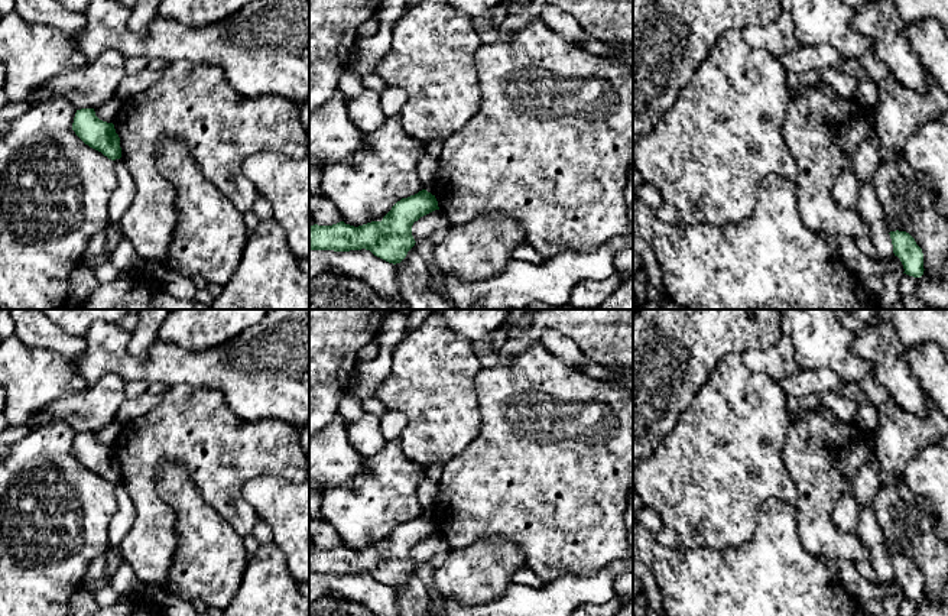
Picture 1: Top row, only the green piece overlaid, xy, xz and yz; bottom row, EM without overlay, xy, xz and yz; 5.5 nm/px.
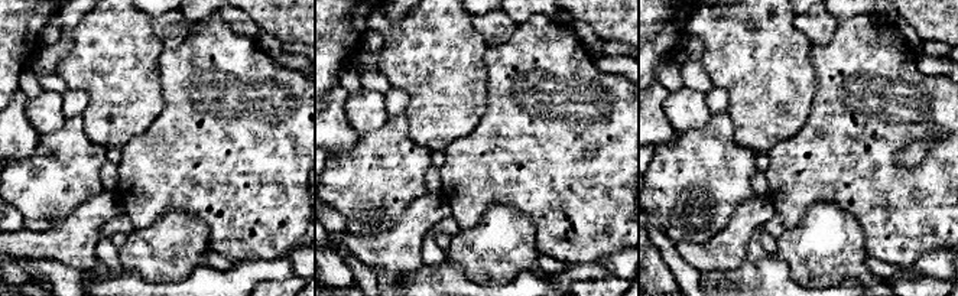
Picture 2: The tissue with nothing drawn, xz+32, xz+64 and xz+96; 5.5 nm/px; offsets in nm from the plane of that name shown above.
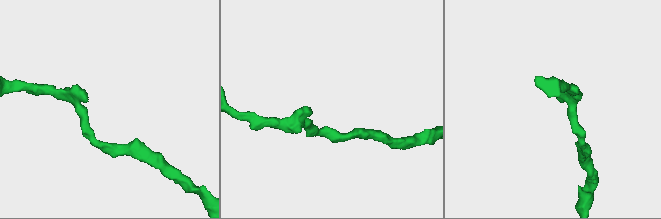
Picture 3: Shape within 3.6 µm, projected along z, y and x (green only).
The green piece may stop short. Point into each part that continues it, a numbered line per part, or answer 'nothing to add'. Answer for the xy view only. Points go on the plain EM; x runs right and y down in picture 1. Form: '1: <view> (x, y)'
nothing to add

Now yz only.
nothing to add

